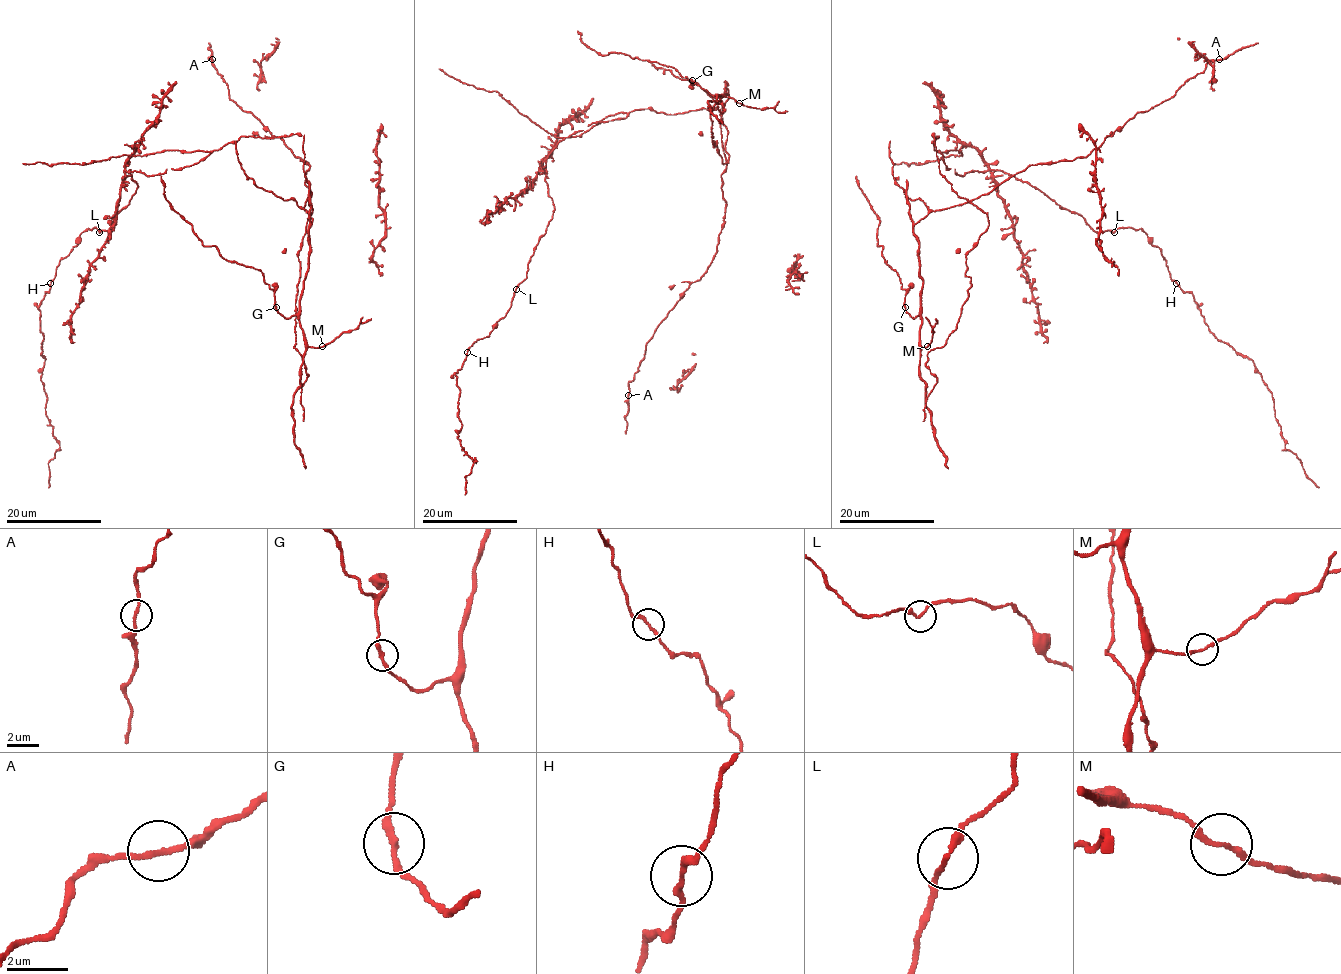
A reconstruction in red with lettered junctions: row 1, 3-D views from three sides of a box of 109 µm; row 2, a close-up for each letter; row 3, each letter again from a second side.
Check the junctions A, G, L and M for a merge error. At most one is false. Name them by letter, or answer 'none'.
none

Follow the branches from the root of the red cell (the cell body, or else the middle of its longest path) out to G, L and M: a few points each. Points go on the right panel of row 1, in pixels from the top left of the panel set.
G: (959, 151), (936, 151), (932, 135), (940, 174), (970, 201), (914, 225), (921, 312), (905, 308)
L: (959, 151), (961, 156), (960, 147), (970, 145), (985, 171), (1014, 175), (1079, 213), (1095, 231), (1113, 232)
M: (959, 151), (936, 151), (932, 135), (940, 174), (970, 201), (914, 225), (927, 346)

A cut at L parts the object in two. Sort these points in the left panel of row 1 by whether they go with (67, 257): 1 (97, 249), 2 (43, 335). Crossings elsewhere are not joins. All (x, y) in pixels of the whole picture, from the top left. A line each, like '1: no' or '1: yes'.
1: no
2: yes

